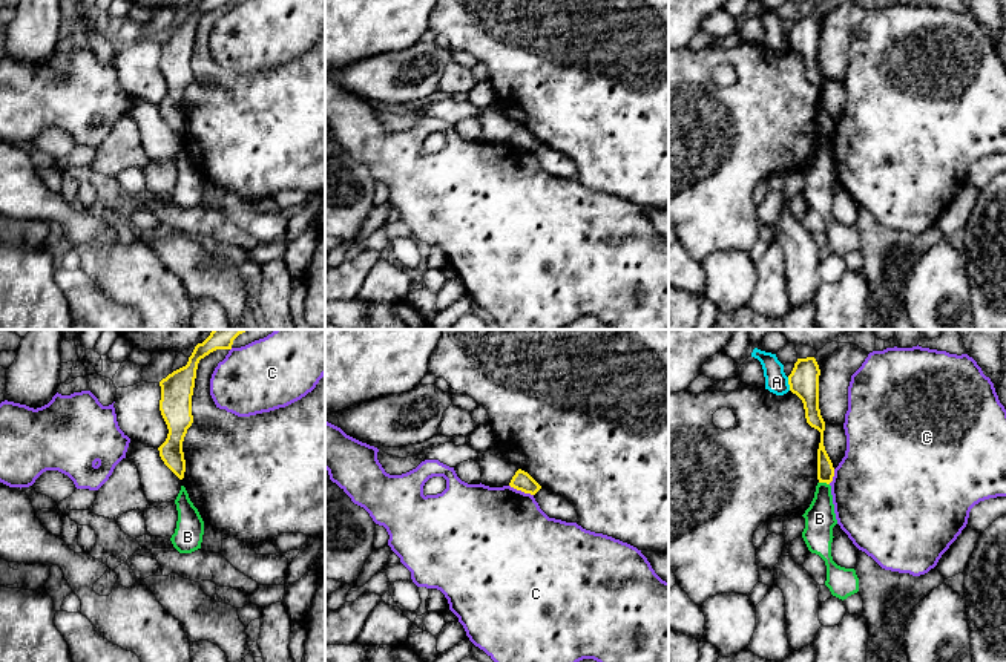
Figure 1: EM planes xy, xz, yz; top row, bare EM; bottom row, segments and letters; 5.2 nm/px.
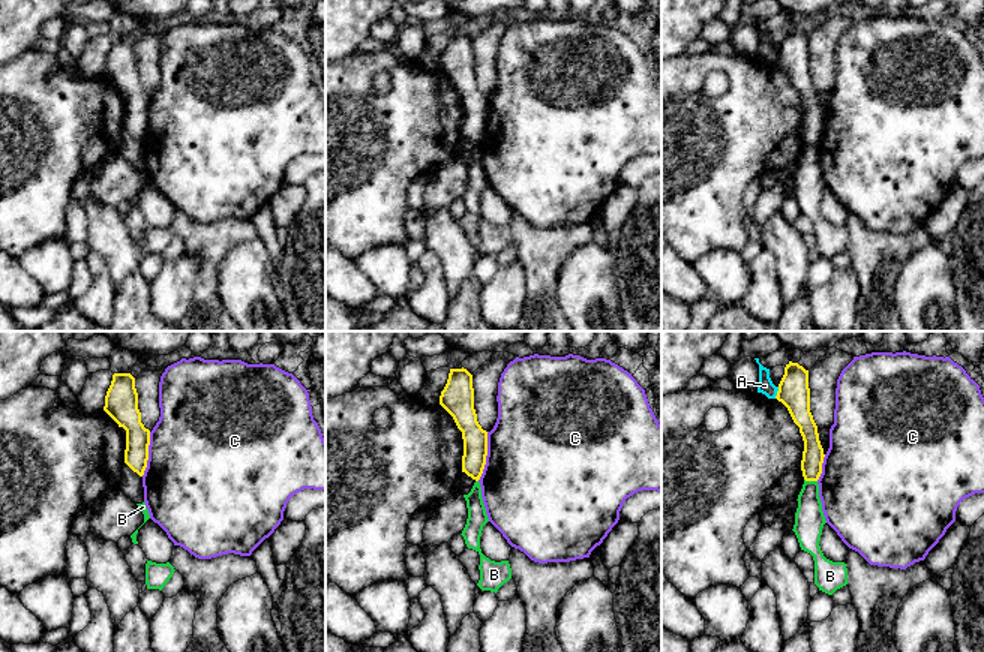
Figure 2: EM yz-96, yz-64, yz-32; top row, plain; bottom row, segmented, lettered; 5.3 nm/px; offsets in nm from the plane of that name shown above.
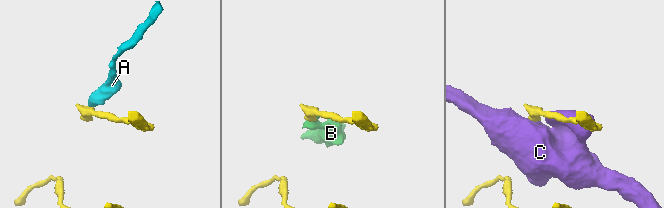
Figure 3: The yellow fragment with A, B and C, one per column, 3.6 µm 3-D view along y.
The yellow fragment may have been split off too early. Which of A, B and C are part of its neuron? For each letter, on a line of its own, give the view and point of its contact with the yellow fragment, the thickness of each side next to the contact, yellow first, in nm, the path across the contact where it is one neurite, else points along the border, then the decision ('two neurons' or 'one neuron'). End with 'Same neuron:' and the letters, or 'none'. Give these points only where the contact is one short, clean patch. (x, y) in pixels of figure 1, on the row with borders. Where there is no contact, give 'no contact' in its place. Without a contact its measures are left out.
A: meets yellow in yz at (789, 383); 160 nm thick on the yellow side, 120 nm on the other; border along yz (787, 377), (790, 389); two neurons
B: meets yellow in yz at (824, 481); 90 nm thick on the yellow side, 160 nm on the other; two neurons
C: meets yellow in xz at (522, 491); 100 nm thick on the yellow side, 480 nm on the other; two neurons
Same neuron: none

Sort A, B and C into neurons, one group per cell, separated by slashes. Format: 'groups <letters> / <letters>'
groups A / B / C

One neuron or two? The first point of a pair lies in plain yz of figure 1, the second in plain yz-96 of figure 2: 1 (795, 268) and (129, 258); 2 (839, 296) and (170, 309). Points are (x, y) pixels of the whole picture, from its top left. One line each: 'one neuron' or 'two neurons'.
1: one neuron
2: one neuron

